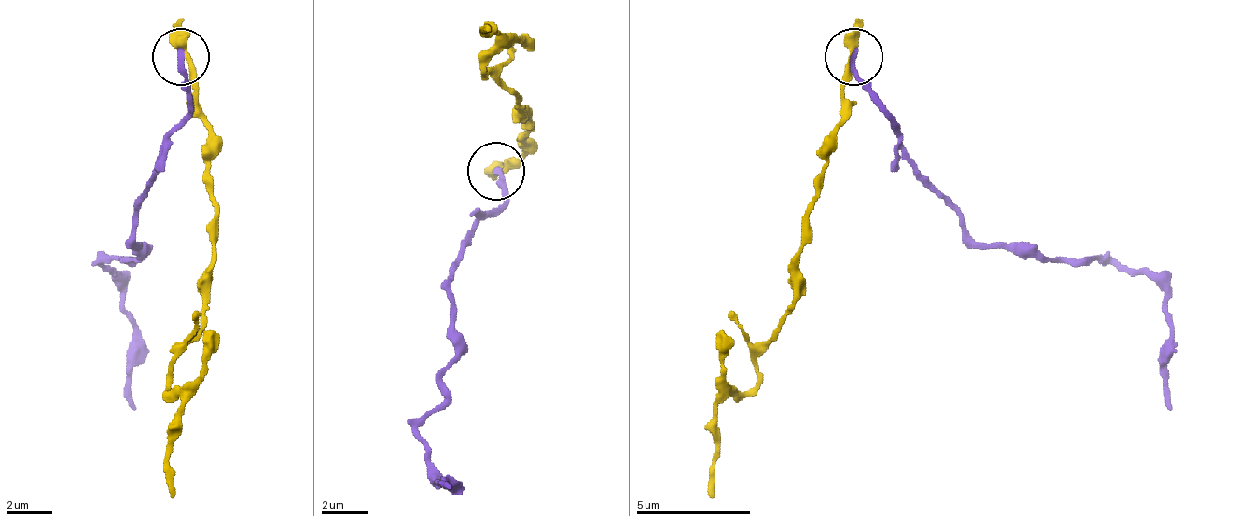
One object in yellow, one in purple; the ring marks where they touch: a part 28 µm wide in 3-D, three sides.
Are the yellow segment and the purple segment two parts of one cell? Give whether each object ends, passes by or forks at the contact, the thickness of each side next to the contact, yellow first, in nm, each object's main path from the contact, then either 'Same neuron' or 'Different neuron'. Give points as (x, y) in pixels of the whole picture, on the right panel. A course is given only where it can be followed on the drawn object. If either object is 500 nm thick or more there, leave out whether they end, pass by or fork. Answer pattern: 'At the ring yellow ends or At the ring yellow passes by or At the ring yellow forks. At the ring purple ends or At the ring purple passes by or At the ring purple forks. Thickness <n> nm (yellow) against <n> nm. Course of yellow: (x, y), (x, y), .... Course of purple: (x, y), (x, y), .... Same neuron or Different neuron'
At the ring yellow passes by. At the ring purple ends. Thickness 340 nm (yellow) against 240 nm. Course of yellow: (852, 55), (840, 77), (840, 112), (784, 324), (755, 358), (755, 386), (715, 410), (709, 495). Course of purple: (852, 55), (921, 181), (978, 244), (1041, 249), (1058, 261), (1144, 272), (1167, 295), (1173, 329), (1173, 410). Different neuron

